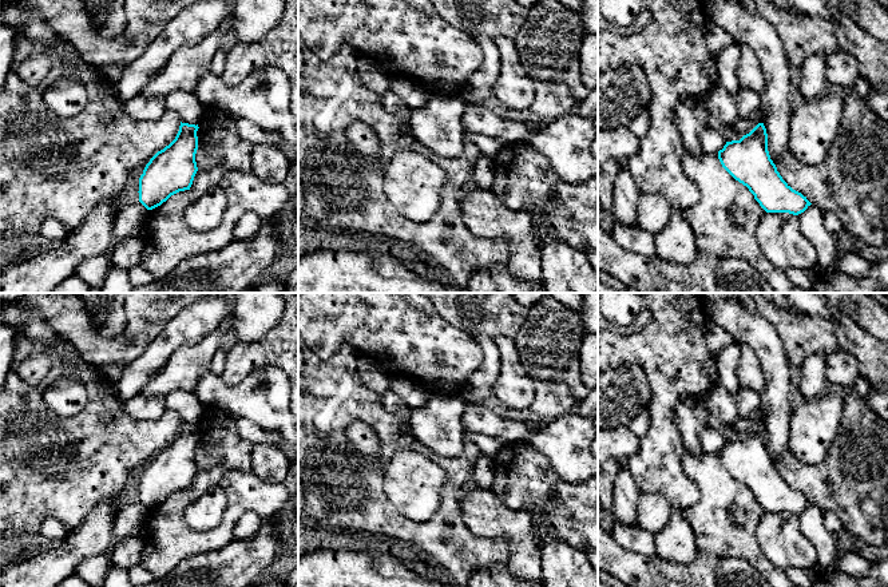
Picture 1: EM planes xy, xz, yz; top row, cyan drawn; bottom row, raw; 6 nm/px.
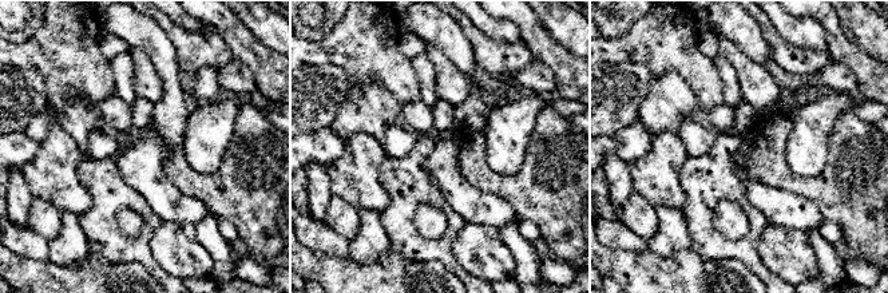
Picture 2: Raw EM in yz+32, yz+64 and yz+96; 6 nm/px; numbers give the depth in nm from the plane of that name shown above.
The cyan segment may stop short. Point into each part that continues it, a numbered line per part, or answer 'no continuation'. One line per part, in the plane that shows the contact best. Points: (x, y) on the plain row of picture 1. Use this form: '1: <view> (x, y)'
no continuation

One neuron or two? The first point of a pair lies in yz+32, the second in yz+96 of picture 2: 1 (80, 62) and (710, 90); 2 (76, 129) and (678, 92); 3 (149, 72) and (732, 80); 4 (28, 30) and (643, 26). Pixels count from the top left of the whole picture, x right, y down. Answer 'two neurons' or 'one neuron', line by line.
1: one neuron
2: one neuron
3: two neurons
4: two neurons

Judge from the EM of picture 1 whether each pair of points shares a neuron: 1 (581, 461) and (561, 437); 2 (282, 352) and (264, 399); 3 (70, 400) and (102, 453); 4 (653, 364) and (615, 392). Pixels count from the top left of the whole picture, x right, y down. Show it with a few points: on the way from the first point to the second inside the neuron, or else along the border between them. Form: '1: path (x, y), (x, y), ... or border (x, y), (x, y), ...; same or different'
1: path (574, 456), (566, 444); same
2: border (284, 371), (276, 367), (261, 367), (246, 377); different
3: border (87, 384), (79, 413), (56, 416), (47, 408); different
4: border (613, 368), (638, 365), (646, 375), (649, 401); different

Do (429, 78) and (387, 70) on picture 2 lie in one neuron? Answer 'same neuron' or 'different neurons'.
different neurons

